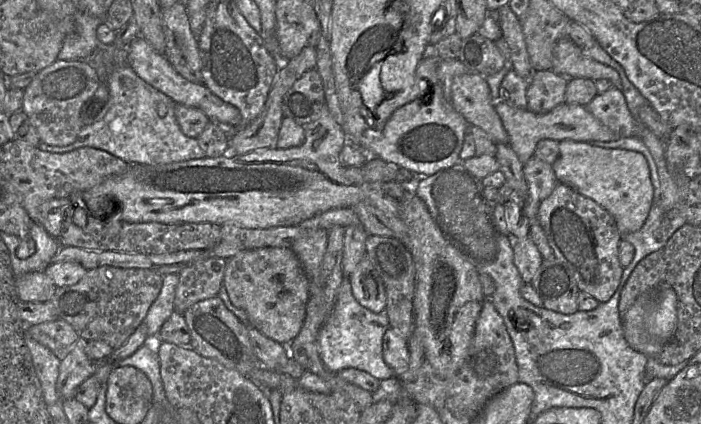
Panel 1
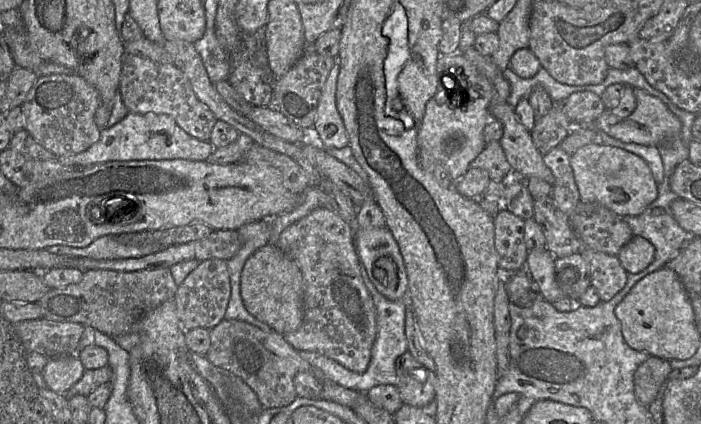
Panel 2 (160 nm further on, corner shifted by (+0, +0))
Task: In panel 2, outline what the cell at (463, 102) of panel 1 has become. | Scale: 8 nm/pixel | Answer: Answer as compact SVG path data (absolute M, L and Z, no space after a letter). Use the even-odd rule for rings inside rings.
M504 103L490 105L489 111L490 118L500 121L503 126L499 144L512 170L523 179L537 177L552 186L553 173L535 148L530 132L518 121L514 109Z

